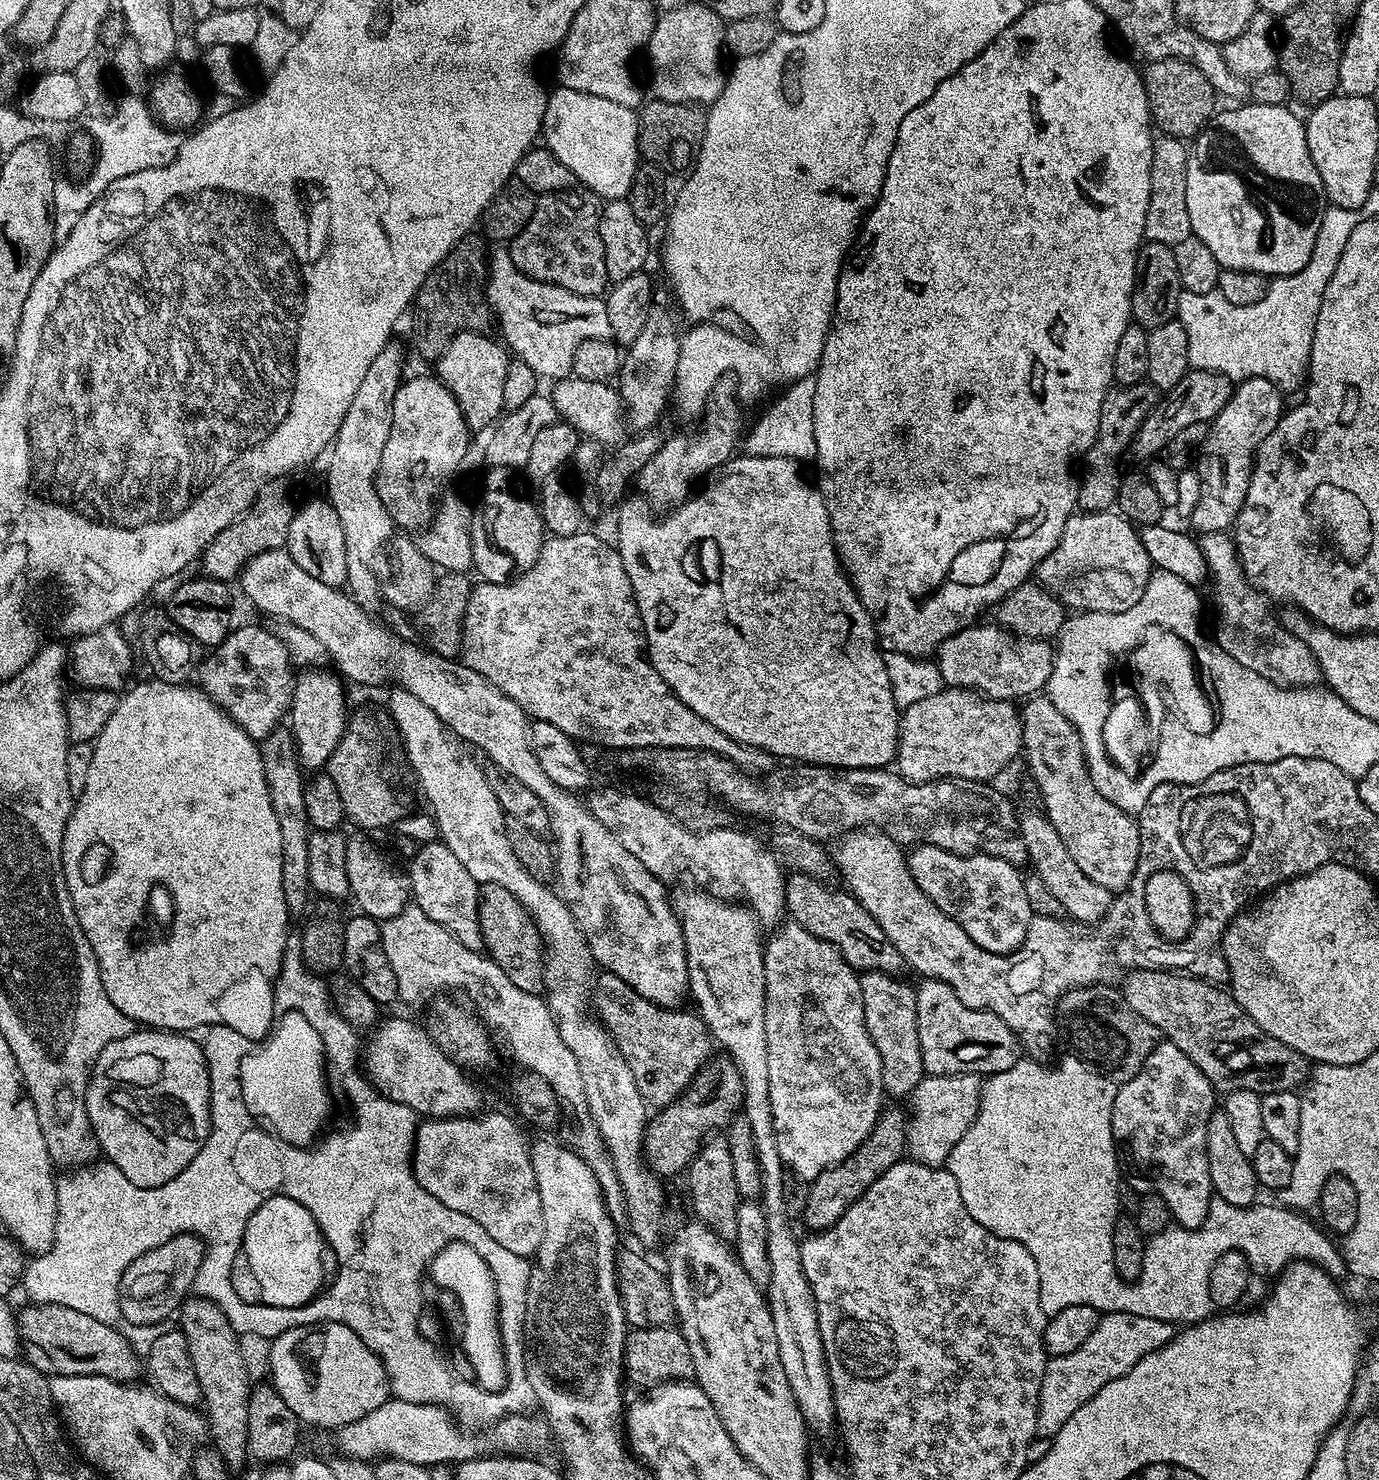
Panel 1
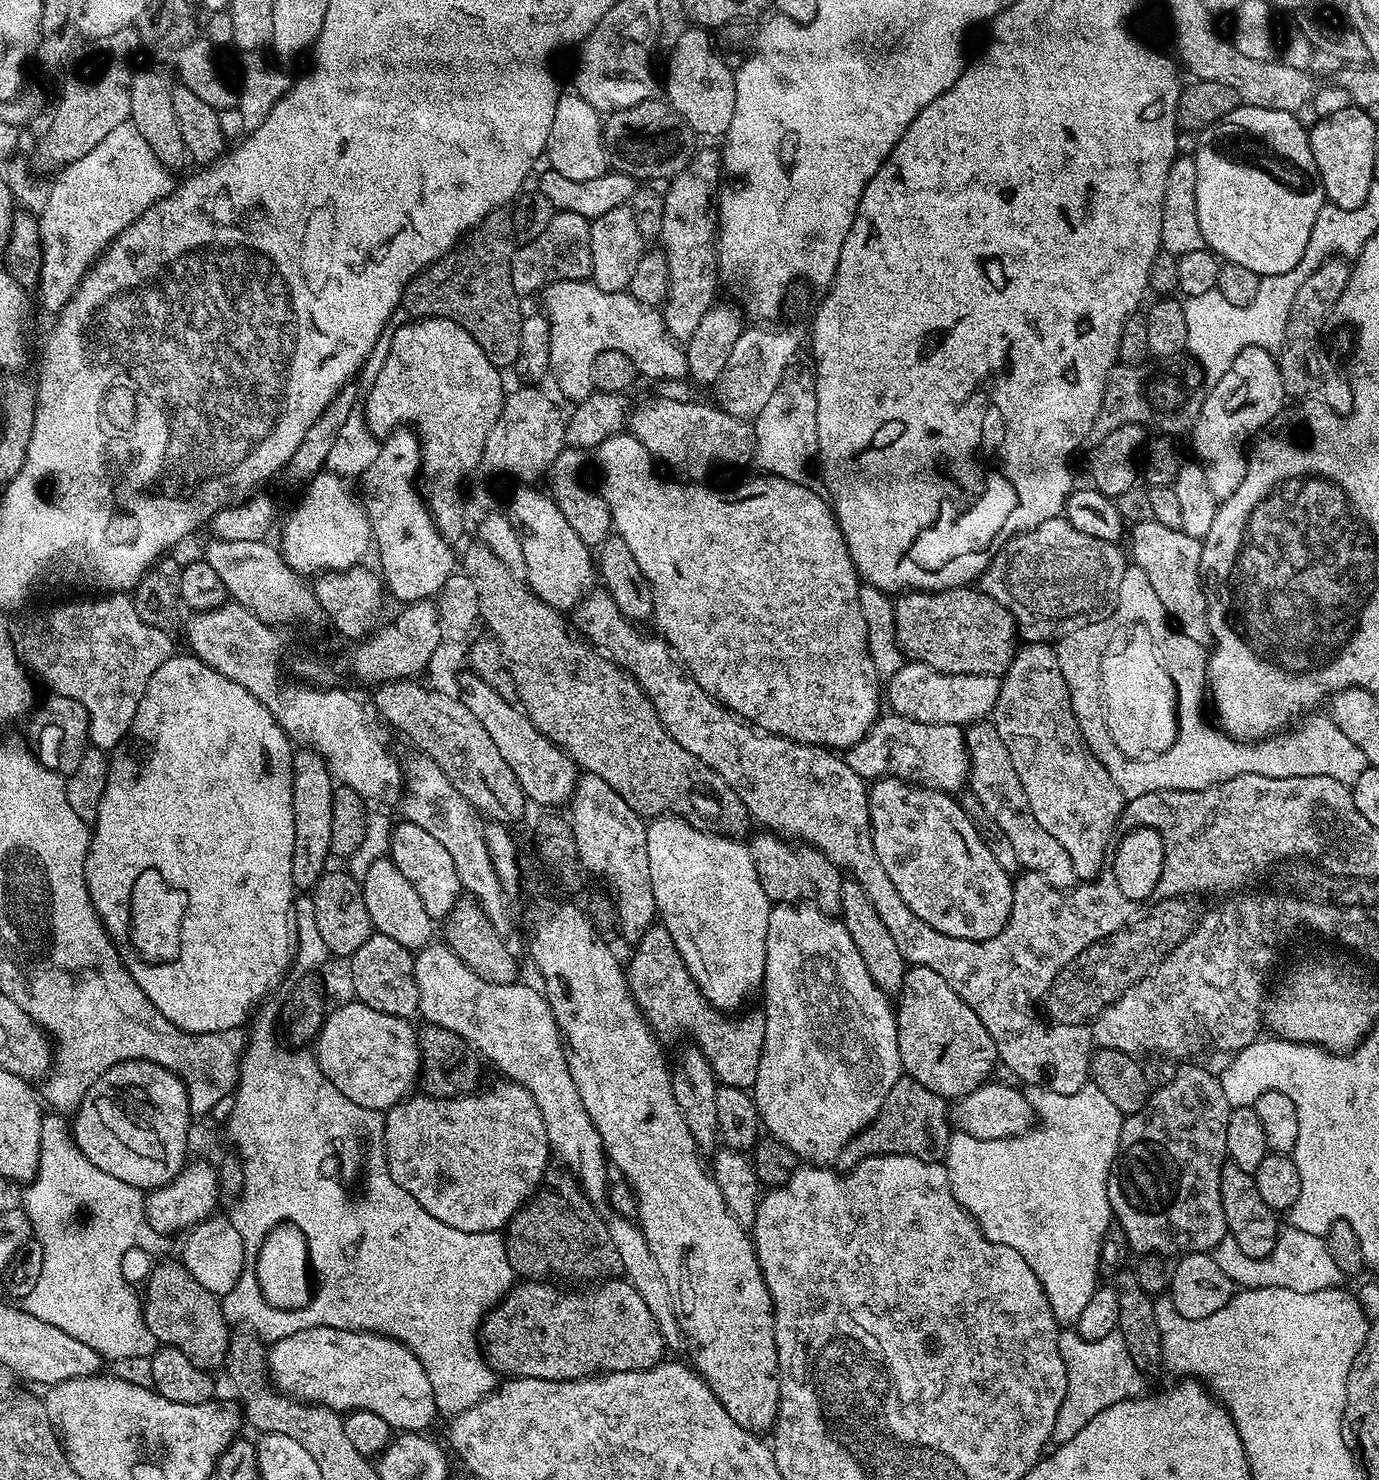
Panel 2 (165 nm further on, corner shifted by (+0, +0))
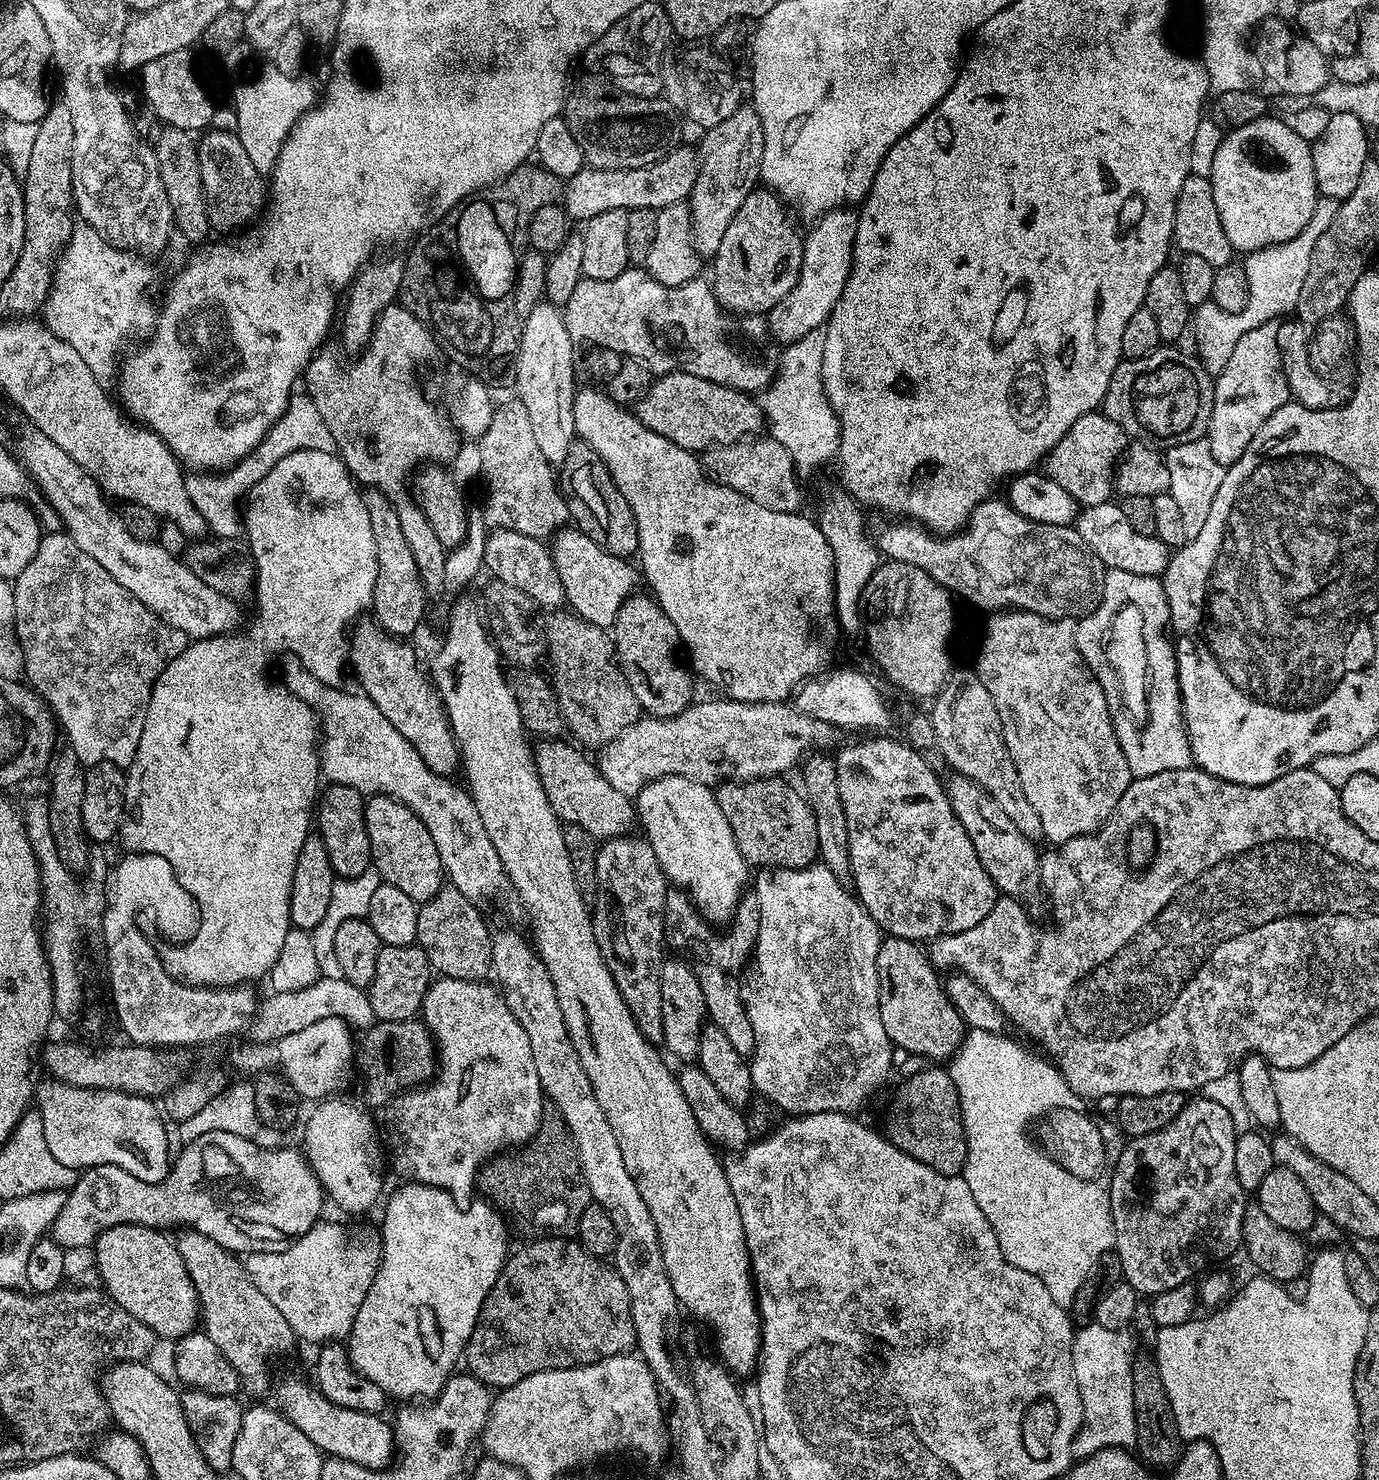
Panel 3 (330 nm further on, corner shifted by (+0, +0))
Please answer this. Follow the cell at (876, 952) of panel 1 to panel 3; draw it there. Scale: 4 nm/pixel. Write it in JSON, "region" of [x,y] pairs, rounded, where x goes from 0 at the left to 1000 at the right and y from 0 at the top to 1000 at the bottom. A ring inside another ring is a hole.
{"region":[[[566,524],[552,527],[525,527],[518,533],[521,545],[529,555],[532,569],[543,584],[551,586],[584,586],[594,579],[590,550],[579,532],[574,532]]]}

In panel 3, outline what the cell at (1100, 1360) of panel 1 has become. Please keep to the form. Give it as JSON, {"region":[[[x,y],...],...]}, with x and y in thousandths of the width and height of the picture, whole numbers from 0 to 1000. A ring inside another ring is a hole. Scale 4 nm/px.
{"region":[[[790,893],[787,897],[781,897],[777,904],[777,920],[779,931],[785,942],[785,955],[786,960],[777,975],[777,982],[780,986],[793,984],[796,980],[803,978],[820,979],[824,974],[824,961],[822,961],[822,931],[821,930],[822,903],[815,899],[802,899],[802,896]]]}

